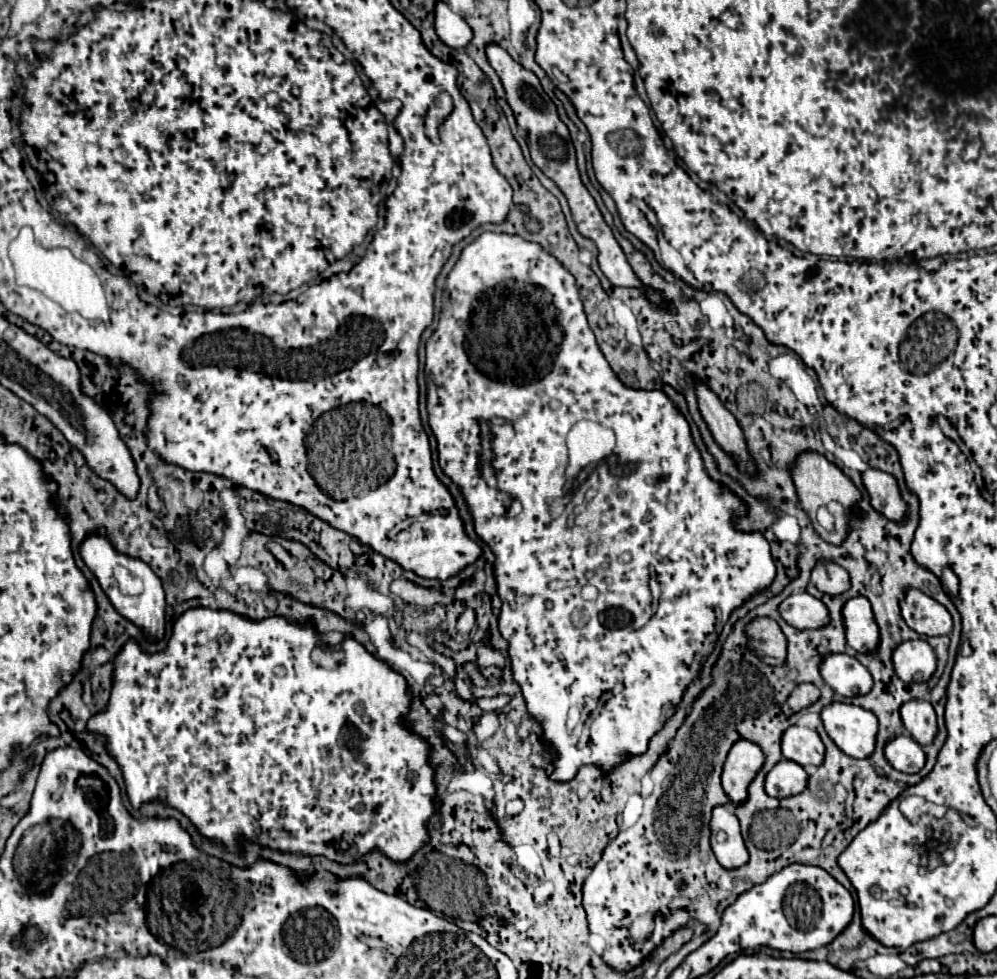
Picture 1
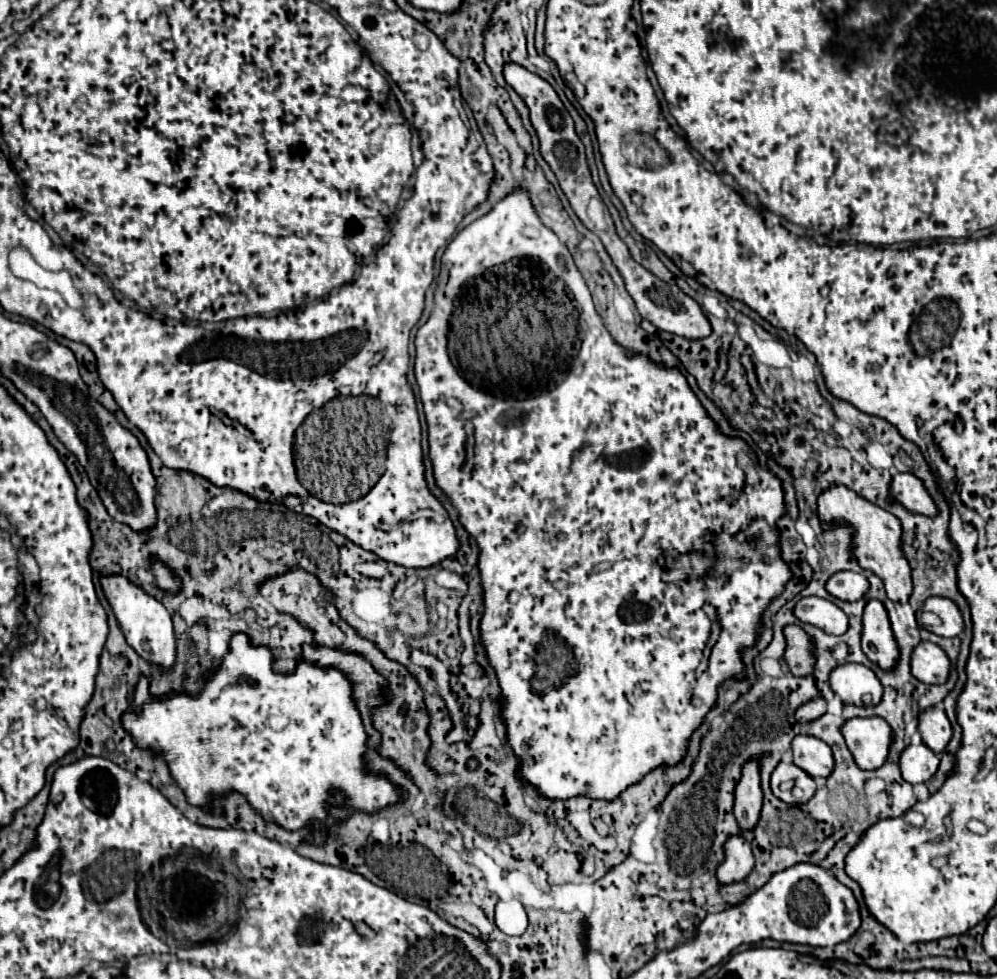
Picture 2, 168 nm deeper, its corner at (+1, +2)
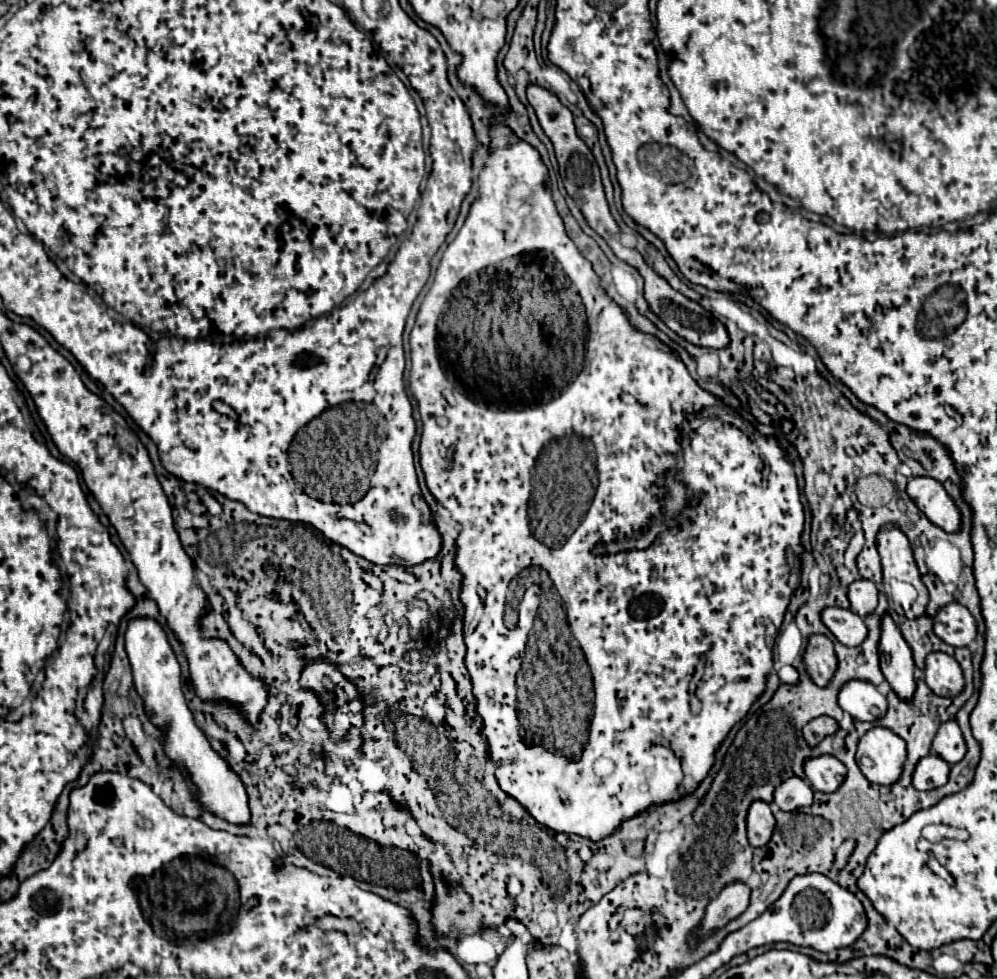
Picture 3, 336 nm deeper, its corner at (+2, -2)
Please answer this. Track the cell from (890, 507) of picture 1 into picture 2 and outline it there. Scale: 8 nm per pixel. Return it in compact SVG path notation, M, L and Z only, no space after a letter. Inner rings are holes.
M911 473L893 475L891 485L889 485L889 495L897 503L901 503L907 511L929 515L929 517L933 517L937 513L933 499L929 497L929 493L921 485L921 481Z

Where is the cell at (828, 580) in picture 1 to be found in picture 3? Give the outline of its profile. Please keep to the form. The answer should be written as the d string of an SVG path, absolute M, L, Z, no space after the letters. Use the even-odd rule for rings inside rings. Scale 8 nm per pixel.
M860 579L850 585L848 599L852 603L852 611L858 613L860 617L866 617L878 607L878 589L872 581Z

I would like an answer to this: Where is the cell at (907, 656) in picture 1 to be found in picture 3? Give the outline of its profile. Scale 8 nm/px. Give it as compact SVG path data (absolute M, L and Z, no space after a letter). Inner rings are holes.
M930 653L926 657L926 683L940 697L956 697L964 691L964 675L958 661L946 653Z

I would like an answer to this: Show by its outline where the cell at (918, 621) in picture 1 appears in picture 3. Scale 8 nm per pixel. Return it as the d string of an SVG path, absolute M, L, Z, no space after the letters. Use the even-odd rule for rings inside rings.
M950 603L940 609L934 619L934 631L952 647L968 647L978 633L976 619L960 603Z

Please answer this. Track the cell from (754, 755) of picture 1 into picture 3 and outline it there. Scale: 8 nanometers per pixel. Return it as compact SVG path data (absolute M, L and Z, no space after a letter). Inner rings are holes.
M756 801L750 805L748 811L748 839L754 847L764 847L772 837L776 819L770 811L770 805L764 801Z

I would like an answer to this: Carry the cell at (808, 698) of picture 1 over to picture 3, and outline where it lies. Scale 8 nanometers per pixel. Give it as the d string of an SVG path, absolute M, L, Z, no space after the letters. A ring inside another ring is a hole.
M816 717L802 729L802 735L804 735L804 739L810 747L816 747L816 743L820 743L820 739L824 739L828 735L834 735L838 729L840 729L840 725L838 725L836 719Z

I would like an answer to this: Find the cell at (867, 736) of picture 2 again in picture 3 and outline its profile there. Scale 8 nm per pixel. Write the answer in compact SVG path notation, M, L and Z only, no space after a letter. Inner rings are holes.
M886 727L870 729L858 743L856 761L870 783L894 785L906 759L906 743Z

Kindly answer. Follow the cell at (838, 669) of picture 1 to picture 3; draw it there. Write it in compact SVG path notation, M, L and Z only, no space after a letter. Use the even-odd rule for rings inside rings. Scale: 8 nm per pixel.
M848 681L838 695L838 703L856 721L876 721L872 709L880 709L880 715L886 715L888 709L886 697L868 681Z

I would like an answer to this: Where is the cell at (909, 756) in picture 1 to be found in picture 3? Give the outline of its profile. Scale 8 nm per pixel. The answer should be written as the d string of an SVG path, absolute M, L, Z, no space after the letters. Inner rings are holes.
M928 755L920 759L920 763L916 765L912 783L918 791L930 791L942 787L948 781L948 775L950 775L950 765L938 755Z

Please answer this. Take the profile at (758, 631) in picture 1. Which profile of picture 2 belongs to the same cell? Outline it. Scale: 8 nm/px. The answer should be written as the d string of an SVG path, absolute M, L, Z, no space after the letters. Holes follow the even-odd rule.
M787 625L783 629L785 635L785 663L789 665L789 671L797 677L805 677L813 669L813 655L811 655L811 641L807 633L797 625Z

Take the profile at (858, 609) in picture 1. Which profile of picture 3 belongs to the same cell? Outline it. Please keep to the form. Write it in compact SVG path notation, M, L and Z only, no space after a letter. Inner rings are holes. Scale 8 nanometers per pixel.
M888 615L882 617L880 631L882 631L882 637L880 637L878 651L880 651L882 673L890 683L890 687L894 689L894 693L900 699L908 701L912 699L912 691L916 691L916 679L914 679L916 665L912 659L912 649L900 635L892 617Z

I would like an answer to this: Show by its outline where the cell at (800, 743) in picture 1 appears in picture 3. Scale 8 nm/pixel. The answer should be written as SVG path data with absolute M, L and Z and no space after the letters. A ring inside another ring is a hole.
M832 755L808 759L804 763L804 773L808 783L822 793L836 791L846 779L846 767Z

